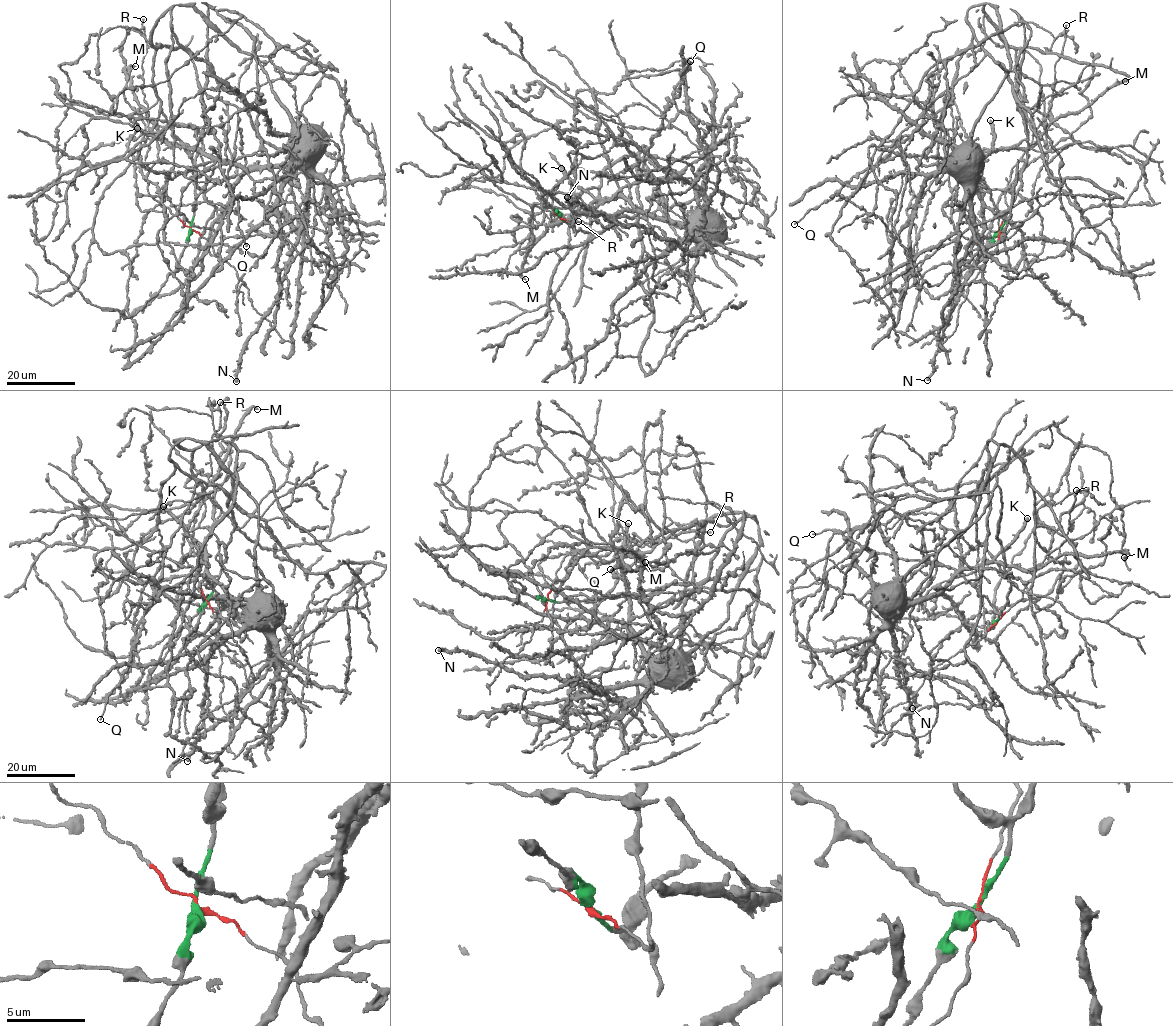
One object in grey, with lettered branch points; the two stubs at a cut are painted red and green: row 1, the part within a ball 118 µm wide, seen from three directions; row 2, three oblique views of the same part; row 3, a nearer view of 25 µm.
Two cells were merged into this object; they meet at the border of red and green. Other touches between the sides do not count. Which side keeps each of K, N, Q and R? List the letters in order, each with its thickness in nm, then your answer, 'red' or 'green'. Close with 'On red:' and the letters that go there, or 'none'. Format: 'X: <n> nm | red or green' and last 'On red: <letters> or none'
K: 550 nm | green
N: 550 nm | green
Q: 170 nm | green
R: 220 nm | red
On red: R

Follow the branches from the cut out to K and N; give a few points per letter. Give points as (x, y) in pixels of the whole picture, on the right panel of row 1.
K: (999, 232), (1028, 147), (1019, 17), (939, 61), (904, 109), (954, 143), (967, 177), (993, 150), (990, 120)
N: (999, 232), (1026, 161), (1020, 16), (939, 61), (903, 111), (954, 143), (971, 197), (971, 242), (926, 380)

